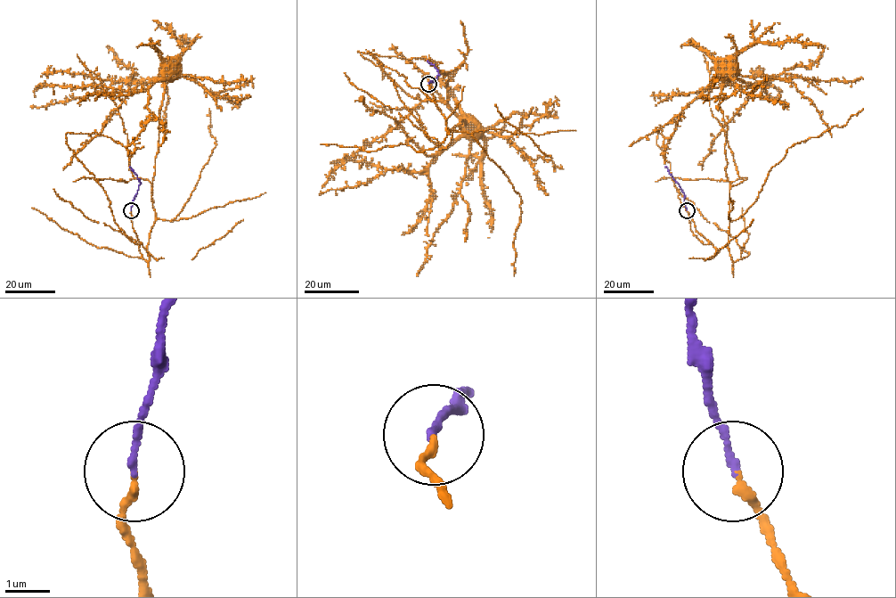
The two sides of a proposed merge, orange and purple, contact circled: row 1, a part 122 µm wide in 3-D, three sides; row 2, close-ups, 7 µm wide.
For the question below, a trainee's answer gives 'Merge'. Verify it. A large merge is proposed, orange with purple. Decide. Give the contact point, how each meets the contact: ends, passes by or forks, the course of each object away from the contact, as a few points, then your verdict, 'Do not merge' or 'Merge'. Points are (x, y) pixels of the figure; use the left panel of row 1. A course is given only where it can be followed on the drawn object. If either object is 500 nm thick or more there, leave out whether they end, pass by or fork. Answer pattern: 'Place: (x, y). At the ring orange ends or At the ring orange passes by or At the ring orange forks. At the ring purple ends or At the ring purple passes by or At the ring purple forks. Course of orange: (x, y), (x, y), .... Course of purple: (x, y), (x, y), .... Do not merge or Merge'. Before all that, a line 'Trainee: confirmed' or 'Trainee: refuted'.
Trainee: confirmed
Place: (131, 210). At the ring orange ends. At the ring purple ends. Course of orange: (131, 209), (134, 230), (146, 249), (155, 219), (151, 187), (159, 112), (165, 82), (175, 68). Course of purple: (131, 209), (140, 184), (129, 167). Merge

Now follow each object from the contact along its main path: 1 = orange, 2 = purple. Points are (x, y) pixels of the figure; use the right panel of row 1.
1: (686, 209), (696, 230), (716, 249), (727, 244), (727, 125), (720, 106), (722, 68)
2: (686, 209), (684, 194), (665, 167)

